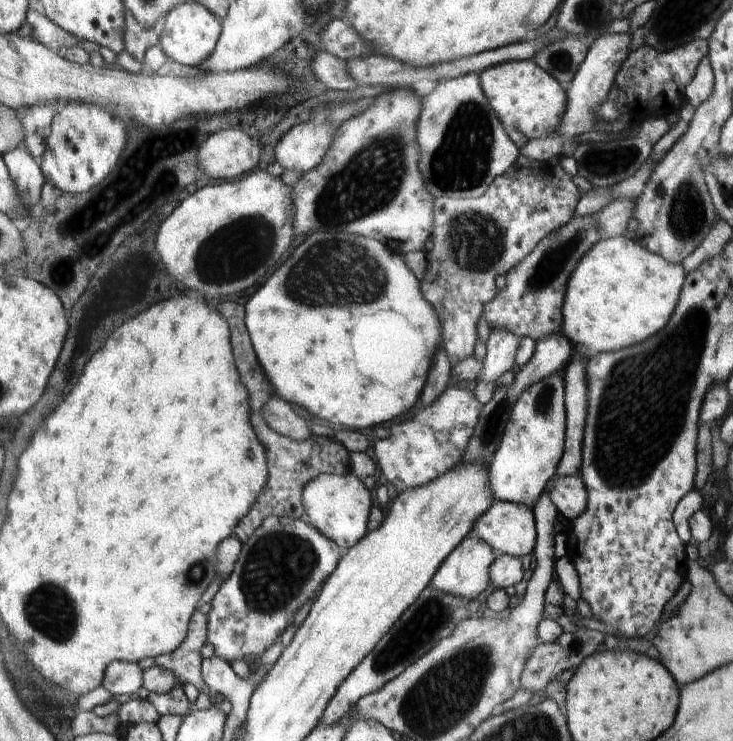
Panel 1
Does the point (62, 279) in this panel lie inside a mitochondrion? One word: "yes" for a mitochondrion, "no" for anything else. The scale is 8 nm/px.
yes

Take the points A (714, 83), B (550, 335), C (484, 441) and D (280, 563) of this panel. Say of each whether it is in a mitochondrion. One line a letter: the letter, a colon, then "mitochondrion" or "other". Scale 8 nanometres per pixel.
A: other
B: other
C: mitochondrion
D: mitochondrion

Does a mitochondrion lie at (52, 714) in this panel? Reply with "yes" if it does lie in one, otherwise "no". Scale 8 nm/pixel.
yes

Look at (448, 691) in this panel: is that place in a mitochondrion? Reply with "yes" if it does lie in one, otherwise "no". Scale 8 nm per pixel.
yes

